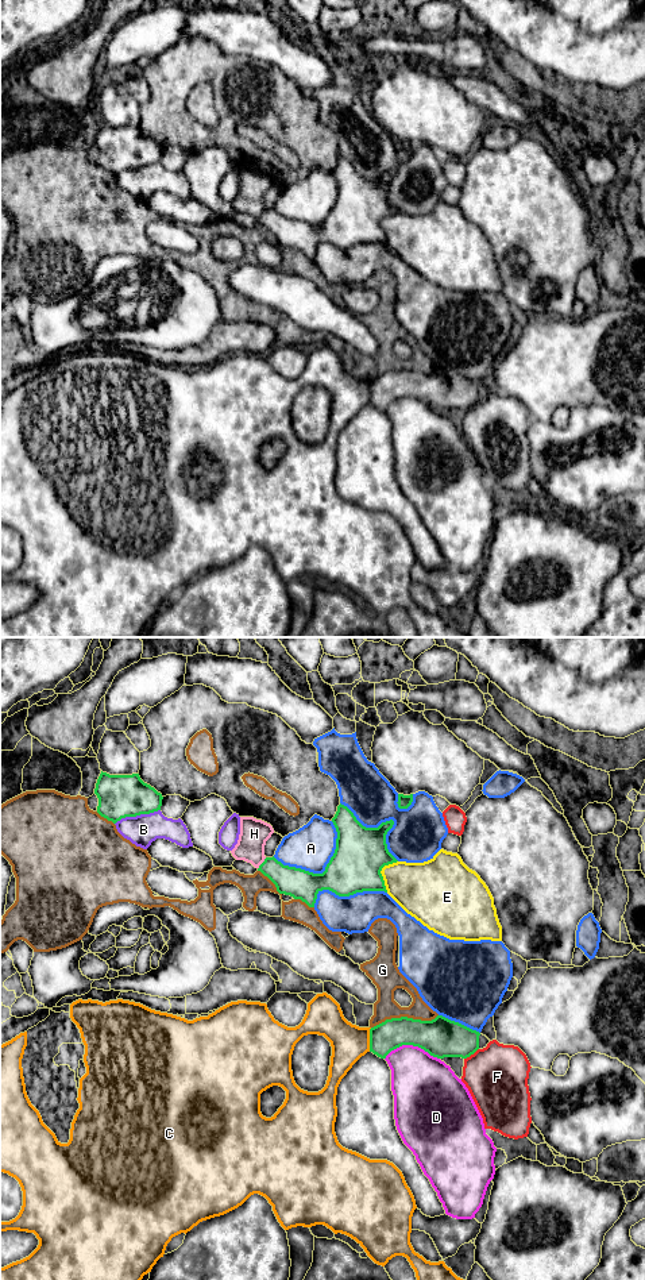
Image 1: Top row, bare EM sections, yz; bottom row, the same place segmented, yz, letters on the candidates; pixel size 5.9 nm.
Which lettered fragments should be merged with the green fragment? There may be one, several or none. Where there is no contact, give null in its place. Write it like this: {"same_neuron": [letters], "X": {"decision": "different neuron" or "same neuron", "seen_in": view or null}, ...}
{"same_neuron": [], "A": {"decision": "different neuron", "seen_in": "yz"}, "B": {"decision": "different neuron", "seen_in": "yz"}, "C": {"decision": "different neuron", "seen_in": "yz"}, "D": {"decision": "different neuron", "seen_in": "yz"}, "E": {"decision": "different neuron", "seen_in": "yz"}, "F": {"decision": "different neuron", "seen_in": "yz"}, "G": {"decision": "different neuron", "seen_in": "yz"}, "H": {"decision": "different neuron", "seen_in": "yz"}}

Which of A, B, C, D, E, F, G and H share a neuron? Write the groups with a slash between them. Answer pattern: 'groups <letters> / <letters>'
groups A B / C / D / E / F / G H

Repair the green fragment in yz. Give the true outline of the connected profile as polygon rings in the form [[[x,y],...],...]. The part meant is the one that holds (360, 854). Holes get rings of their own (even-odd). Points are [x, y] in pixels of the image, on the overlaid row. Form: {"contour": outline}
{"contour": [[[340,803],[332,822],[337,832],[336,849],[322,874],[283,865],[274,856],[266,857],[258,871],[275,884],[279,894],[301,899],[309,907],[314,907],[317,894],[322,890],[339,897],[363,891],[387,892],[381,871],[398,861],[386,844],[394,821],[366,828]]]}

